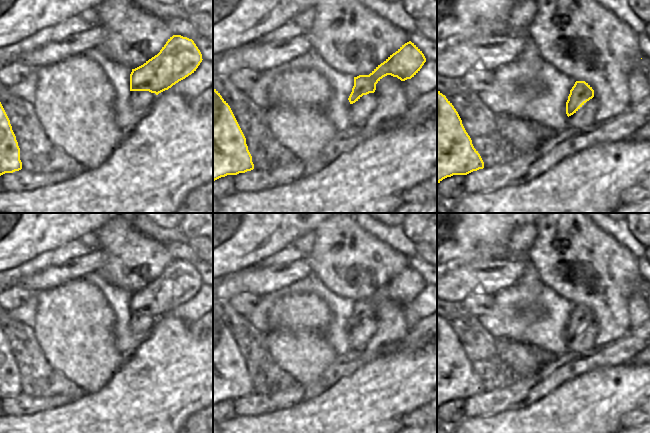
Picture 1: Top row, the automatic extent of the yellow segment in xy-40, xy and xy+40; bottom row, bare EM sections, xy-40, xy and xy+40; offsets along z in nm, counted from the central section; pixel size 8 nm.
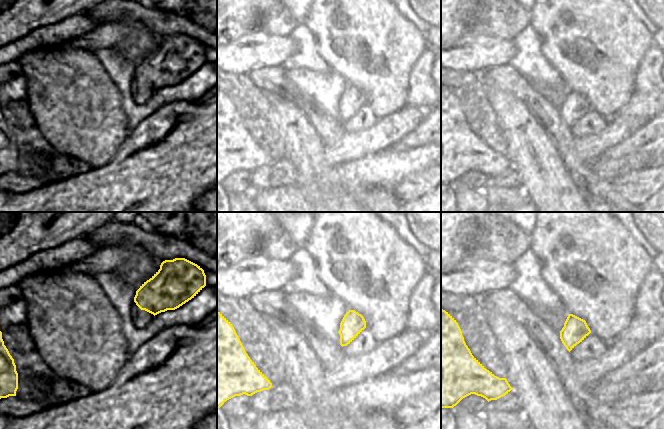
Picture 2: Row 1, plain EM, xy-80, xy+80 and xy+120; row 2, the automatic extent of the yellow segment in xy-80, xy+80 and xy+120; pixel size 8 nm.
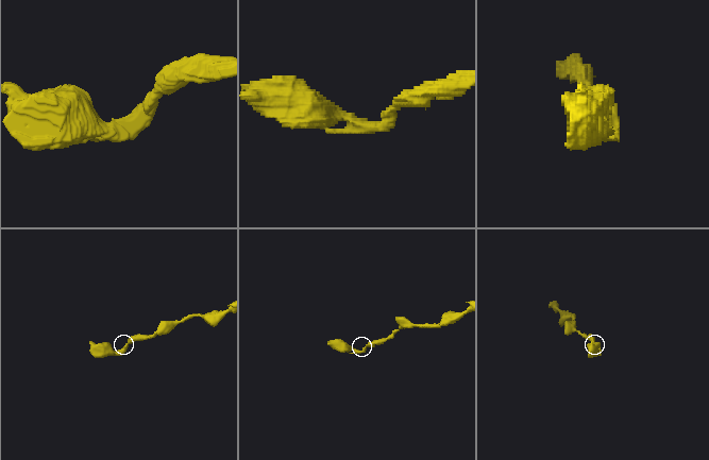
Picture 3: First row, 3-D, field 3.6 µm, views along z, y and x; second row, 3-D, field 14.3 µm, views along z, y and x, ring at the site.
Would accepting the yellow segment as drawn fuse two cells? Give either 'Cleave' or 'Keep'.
Keep.

